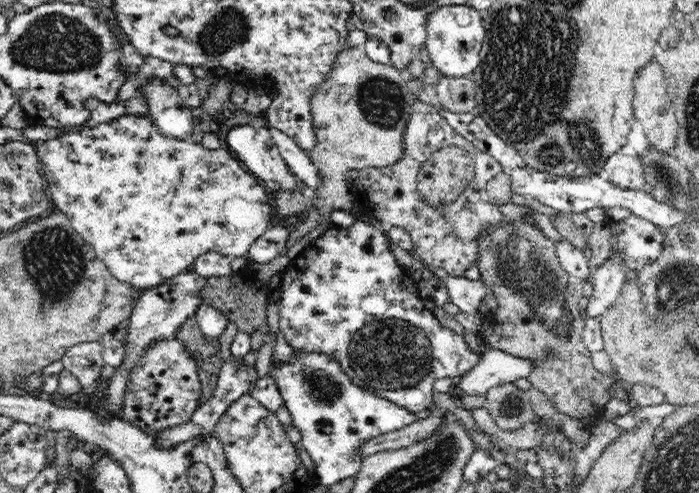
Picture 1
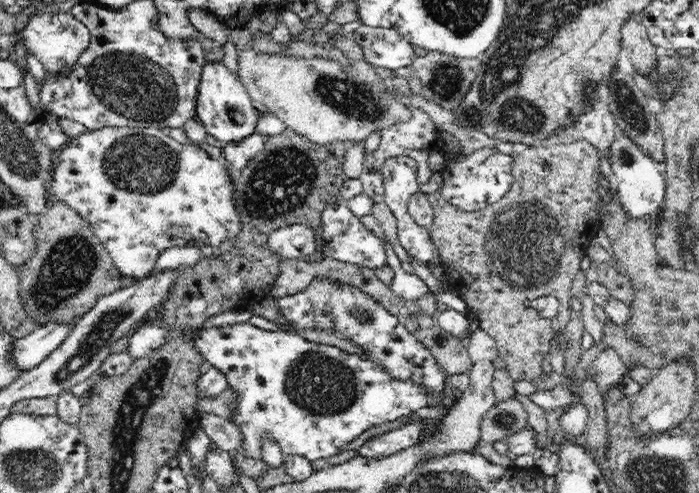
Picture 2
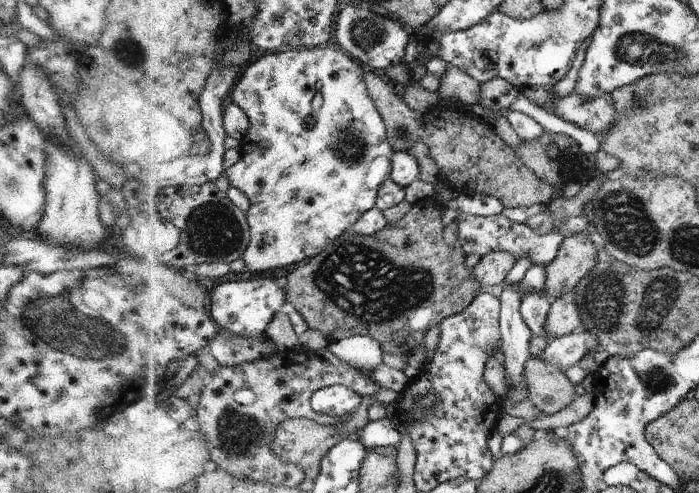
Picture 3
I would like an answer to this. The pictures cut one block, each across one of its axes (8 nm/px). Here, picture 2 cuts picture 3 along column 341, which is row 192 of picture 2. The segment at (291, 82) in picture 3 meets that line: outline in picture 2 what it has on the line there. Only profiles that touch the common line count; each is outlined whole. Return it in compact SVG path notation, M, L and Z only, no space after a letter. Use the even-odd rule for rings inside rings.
M104 126L98 130L86 130L84 134L78 134L74 138L69 138L68 144L60 147L55 151L54 168L52 170L52 178L46 185L47 192L51 197L51 201L63 202L70 210L73 210L87 224L92 231L92 235L98 238L102 243L102 247L108 252L115 270L120 276L126 278L135 278L137 280L150 277L156 273L156 264L158 258L164 255L168 250L188 248L198 249L219 248L220 244L228 242L228 240L236 240L241 236L244 221L238 213L234 198L236 196L237 180L235 174L231 174L231 168L221 157L219 160L212 158L206 150L202 150L199 146L193 144L181 144L174 138L166 134L163 128L140 127L131 128L130 126Z

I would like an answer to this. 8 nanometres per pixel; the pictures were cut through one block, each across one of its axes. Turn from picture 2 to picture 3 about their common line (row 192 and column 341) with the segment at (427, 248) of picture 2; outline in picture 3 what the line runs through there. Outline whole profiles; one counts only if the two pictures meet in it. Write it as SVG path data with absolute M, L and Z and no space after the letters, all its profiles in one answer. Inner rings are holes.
M332 385L313 396L313 407L318 412L334 416L350 416L364 402L363 395L348 385Z

